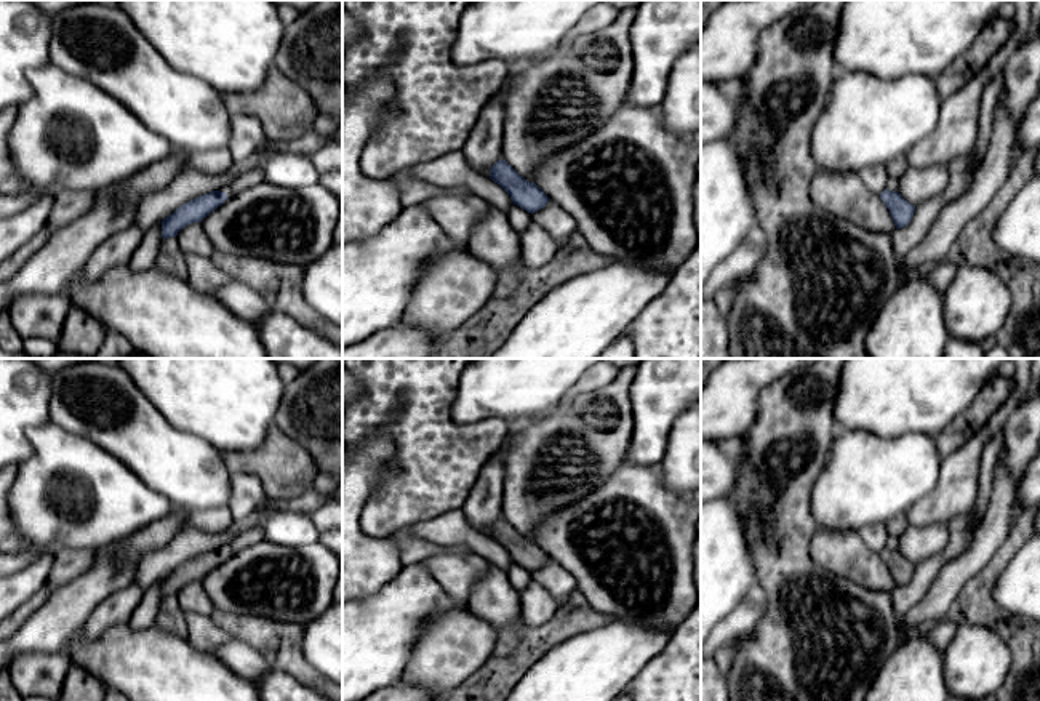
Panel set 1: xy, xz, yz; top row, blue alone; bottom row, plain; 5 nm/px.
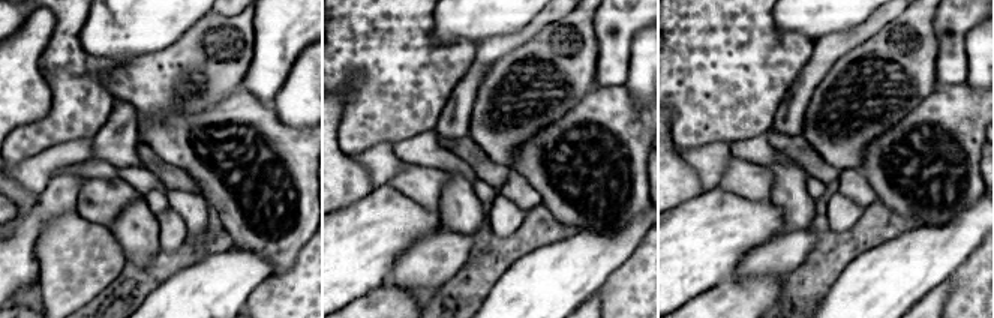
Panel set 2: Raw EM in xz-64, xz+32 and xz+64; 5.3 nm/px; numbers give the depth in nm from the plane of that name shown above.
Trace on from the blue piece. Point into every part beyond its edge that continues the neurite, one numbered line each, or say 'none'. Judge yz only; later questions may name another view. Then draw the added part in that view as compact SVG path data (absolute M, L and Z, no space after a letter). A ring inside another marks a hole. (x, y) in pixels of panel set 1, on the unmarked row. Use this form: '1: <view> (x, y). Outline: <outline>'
none

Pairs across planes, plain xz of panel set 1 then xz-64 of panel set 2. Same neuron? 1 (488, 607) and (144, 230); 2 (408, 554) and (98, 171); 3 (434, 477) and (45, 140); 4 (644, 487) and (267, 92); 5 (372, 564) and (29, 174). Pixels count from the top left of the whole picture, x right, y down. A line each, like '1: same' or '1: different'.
1: same
2: same
3: same
4: different
5: same

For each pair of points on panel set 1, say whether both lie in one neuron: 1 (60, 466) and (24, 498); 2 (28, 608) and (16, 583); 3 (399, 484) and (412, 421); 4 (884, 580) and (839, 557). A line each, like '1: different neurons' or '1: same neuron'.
1: same neuron
2: different neurons
3: same neuron
4: same neuron

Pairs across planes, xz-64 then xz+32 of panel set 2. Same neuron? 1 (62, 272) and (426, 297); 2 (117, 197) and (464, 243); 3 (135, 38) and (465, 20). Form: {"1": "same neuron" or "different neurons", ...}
{"1": "different neurons", "2": "different neurons", "3": "same neuron"}

